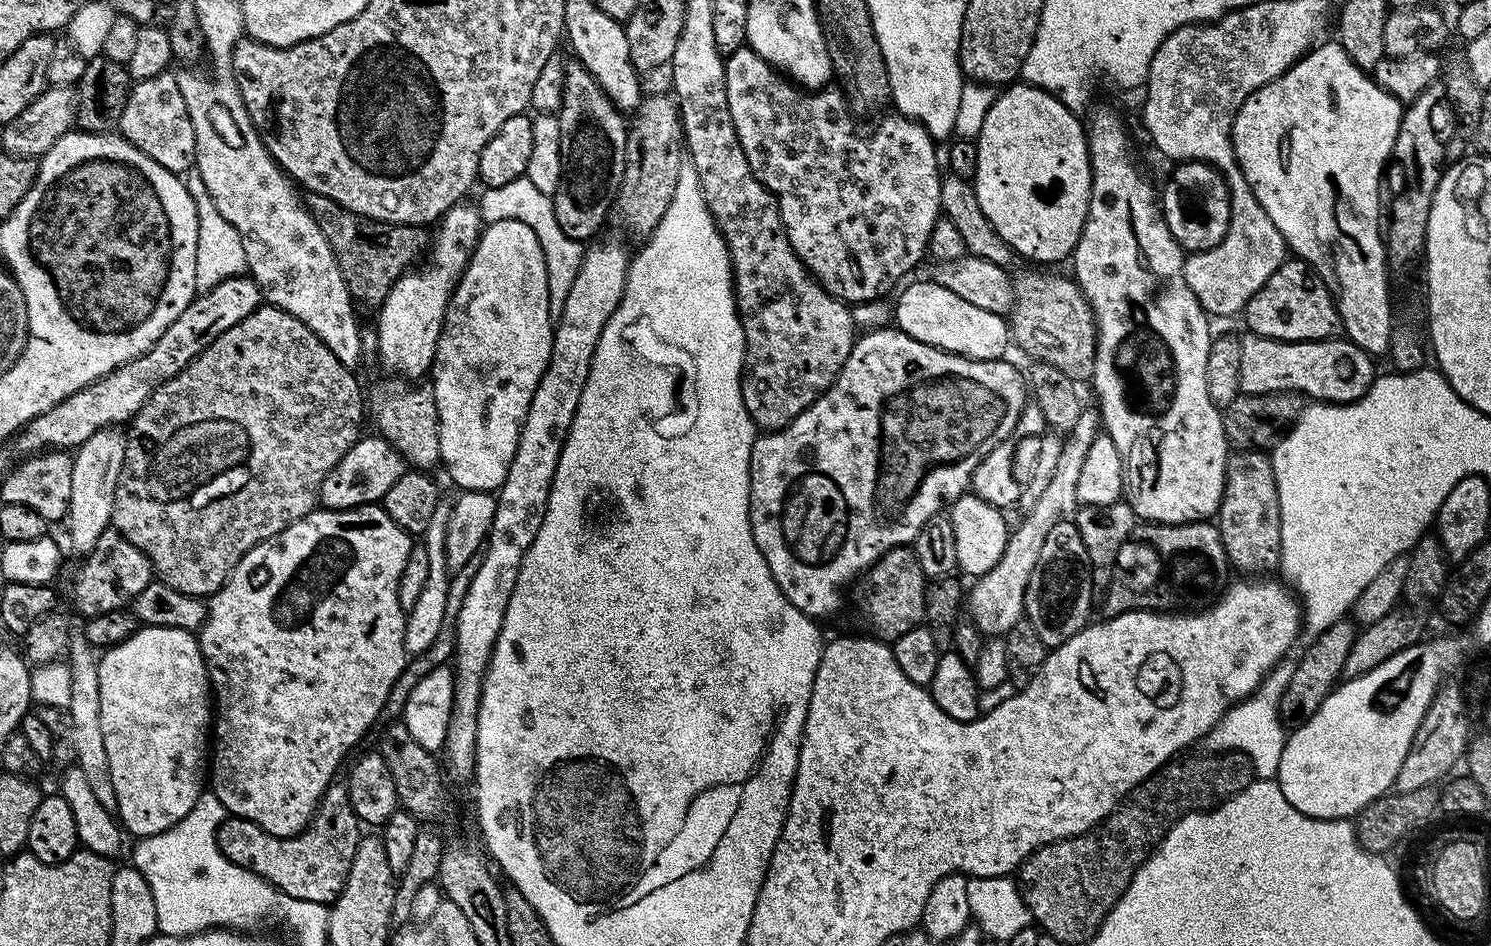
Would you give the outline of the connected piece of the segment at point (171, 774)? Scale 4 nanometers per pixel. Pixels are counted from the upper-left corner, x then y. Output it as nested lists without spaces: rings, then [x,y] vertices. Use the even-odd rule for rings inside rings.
[[[140,626],[132,636],[108,648],[99,657],[99,662],[98,691],[102,697],[102,735],[106,741],[106,755],[110,757],[110,778],[114,782],[119,823],[125,833],[133,832],[133,837],[136,838],[162,834],[162,830],[170,830],[170,826],[182,822],[182,818],[186,818],[186,814],[194,810],[194,802],[198,802],[200,793],[206,788],[206,761],[210,756],[210,725],[214,720],[214,697],[208,683],[204,655],[200,652],[200,641],[186,630]]]

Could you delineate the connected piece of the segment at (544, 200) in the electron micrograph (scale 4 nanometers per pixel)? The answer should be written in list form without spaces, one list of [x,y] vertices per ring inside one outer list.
[[[519,178],[497,188],[485,187],[482,192],[484,193],[481,194],[480,200],[478,199],[478,204],[488,224],[499,220],[517,220],[526,222],[526,226],[534,230],[546,262],[550,314],[554,318],[560,317],[566,302],[566,294],[570,294],[570,286],[574,286],[574,278],[578,278],[580,263],[584,260],[586,251],[585,245],[562,234],[562,226],[558,226],[558,218],[554,218],[551,199],[544,196],[542,190],[538,190],[538,186],[534,186],[534,182],[530,182],[527,178]]]

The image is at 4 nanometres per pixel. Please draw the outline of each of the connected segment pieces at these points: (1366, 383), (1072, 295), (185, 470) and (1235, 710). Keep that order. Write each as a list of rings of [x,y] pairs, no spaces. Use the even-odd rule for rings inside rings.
[[[1248,334],[1240,341],[1241,344],[1241,374],[1240,374],[1240,392],[1249,396],[1266,396],[1273,392],[1291,392],[1299,394],[1312,402],[1323,402],[1326,404],[1353,404],[1355,400],[1361,400],[1368,393],[1368,387],[1371,386],[1378,369],[1375,368],[1373,357],[1363,352],[1357,344],[1352,343],[1347,338],[1333,338],[1330,340],[1265,340],[1255,334]]]
[[[1051,271],[1024,272],[1015,277],[1015,304],[1010,311],[1010,336],[1033,361],[1056,366],[1062,373],[1075,382],[1087,381],[1092,374],[1094,358],[1096,357],[1096,316],[1088,300],[1080,293],[1075,279],[1064,276],[1051,276]]]
[[[271,306],[256,308],[220,337],[214,338],[180,373],[174,374],[165,384],[158,386],[127,425],[124,466],[113,500],[111,527],[121,532],[126,542],[138,546],[138,550],[146,554],[152,564],[155,579],[161,580],[166,586],[174,586],[174,590],[182,594],[211,598],[228,581],[236,563],[250,549],[282,534],[282,530],[286,530],[294,522],[317,511],[320,487],[326,474],[330,474],[330,470],[338,466],[340,459],[362,436],[360,427],[364,424],[366,396],[360,393],[356,374],[353,369],[338,362],[338,358],[334,358],[334,354],[326,346],[326,342],[318,338],[318,334],[314,334],[286,310]]]
[[[1292,662],[1277,664],[1248,699],[1233,704],[1223,718],[1212,727],[1212,731],[1206,737],[1207,747],[1213,752],[1246,754],[1259,779],[1270,780],[1279,777],[1282,750],[1286,739],[1286,725],[1280,718],[1280,703],[1295,669],[1295,663]]]

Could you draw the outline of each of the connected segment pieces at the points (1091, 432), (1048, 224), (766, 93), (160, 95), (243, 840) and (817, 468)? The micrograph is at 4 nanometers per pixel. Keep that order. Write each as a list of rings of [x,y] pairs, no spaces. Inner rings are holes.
[[[1085,407],[1074,428],[1063,437],[1058,464],[1047,483],[1046,490],[1039,495],[1032,508],[1023,513],[1024,521],[1011,529],[1006,550],[1002,558],[986,573],[975,581],[973,588],[966,592],[966,612],[976,624],[977,630],[988,638],[1003,637],[1025,615],[1024,599],[1027,584],[1034,568],[1038,565],[1039,554],[1045,545],[1046,536],[1059,523],[1067,521],[1075,513],[1078,505],[1078,473],[1082,470],[1082,462],[1086,460],[1086,453],[1090,450],[1090,442],[1101,435],[1102,421],[1100,413],[1095,407]]]
[[[1016,82],[1005,87],[997,95],[996,101],[990,106],[990,114],[986,114],[986,122],[982,122],[980,135],[976,137],[976,149],[978,150],[978,166],[974,177],[974,195],[978,206],[982,206],[982,214],[990,218],[990,226],[1012,247],[1017,257],[1025,256],[1028,260],[1037,260],[1037,265],[1052,266],[1059,260],[1067,261],[1072,251],[1076,248],[1078,238],[1084,229],[1084,223],[1088,217],[1088,203],[1092,197],[1092,157],[1088,155],[1088,138],[1085,125],[1080,125],[1081,117],[1069,110],[1056,96],[1036,88],[1032,84]]]
[[[747,46],[734,50],[734,54],[727,56],[724,62],[724,77],[726,78],[726,102],[730,106],[730,118],[734,118],[734,130],[738,134],[738,142],[746,154],[746,162],[750,162],[752,177],[762,182],[764,189],[775,196],[780,220],[784,223],[784,232],[788,236],[794,254],[798,254],[798,258],[804,261],[813,278],[830,295],[837,296],[849,306],[864,304],[867,300],[876,300],[879,296],[886,295],[923,256],[926,256],[928,239],[932,233],[931,227],[942,216],[940,210],[942,160],[941,157],[940,160],[936,157],[937,141],[929,135],[919,120],[912,120],[908,116],[899,114],[882,117],[872,129],[859,128],[855,120],[857,117],[839,87],[825,86],[819,90],[803,88],[789,80],[783,72],[773,68],[755,50]]]
[[[171,71],[133,83],[126,98],[126,110],[122,110],[118,132],[142,150],[142,154],[154,158],[158,166],[177,174],[193,171],[196,163],[194,126],[186,110],[186,101],[182,99],[182,90],[178,90],[178,82]]]
[[[337,778],[324,791],[324,796],[320,799],[320,805],[316,807],[316,813],[312,816],[311,823],[300,832],[300,835],[272,835],[268,831],[262,830],[256,823],[250,822],[249,819],[230,816],[220,824],[220,828],[216,832],[216,841],[228,861],[258,873],[267,880],[276,880],[278,876],[337,876],[337,878],[343,878],[347,876],[350,865],[354,862],[354,851],[357,849],[361,835],[362,825],[354,814],[354,806],[350,806],[348,785],[343,779]]]
[[[895,326],[889,328],[876,328],[873,332],[868,332],[859,337],[853,343],[850,354],[846,358],[846,362],[842,366],[842,370],[837,374],[836,381],[829,386],[815,402],[806,410],[802,410],[802,414],[798,414],[798,418],[794,418],[794,422],[790,422],[785,428],[779,428],[776,432],[757,435],[756,440],[752,444],[752,453],[750,454],[750,526],[754,534],[754,542],[758,546],[758,550],[762,550],[762,558],[766,558],[766,566],[770,566],[770,574],[774,578],[774,582],[778,582],[778,586],[782,590],[782,594],[793,604],[798,610],[802,610],[802,614],[813,618],[821,618],[820,616],[832,616],[840,608],[840,603],[844,600],[843,588],[857,578],[863,577],[864,573],[878,562],[878,558],[882,558],[891,548],[908,546],[915,541],[917,534],[922,530],[922,526],[930,518],[941,515],[951,505],[953,500],[957,500],[960,496],[965,495],[969,491],[970,485],[973,483],[972,475],[974,470],[981,462],[984,456],[990,454],[990,450],[994,450],[999,444],[1005,443],[1009,439],[1008,435],[1016,428],[1016,423],[1021,423],[1026,405],[1026,380],[1020,372],[1012,364],[1007,364],[1007,359],[998,360],[967,360],[965,356],[956,356],[952,352],[943,352],[941,348],[935,348],[929,344],[918,342],[914,338],[910,338],[910,334],[900,331]]]

